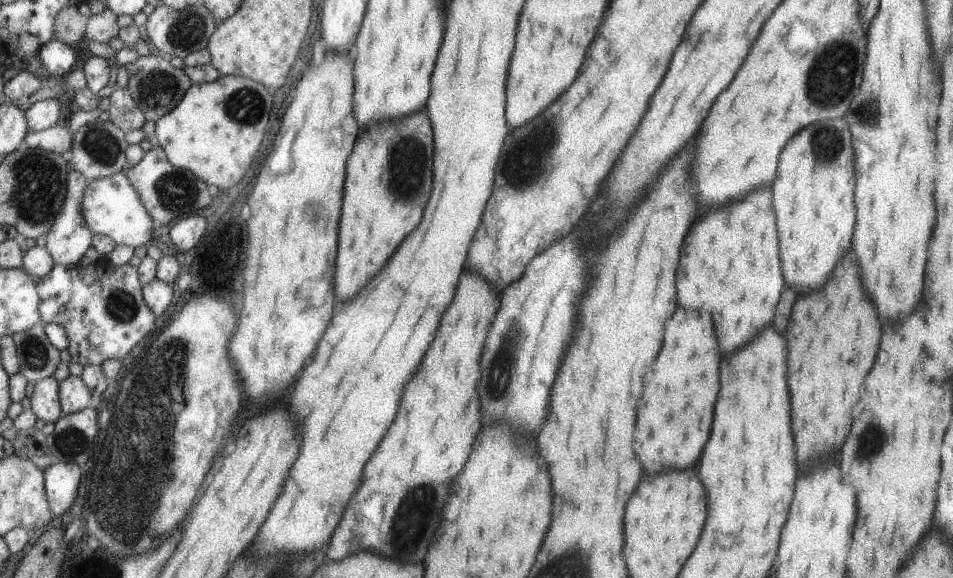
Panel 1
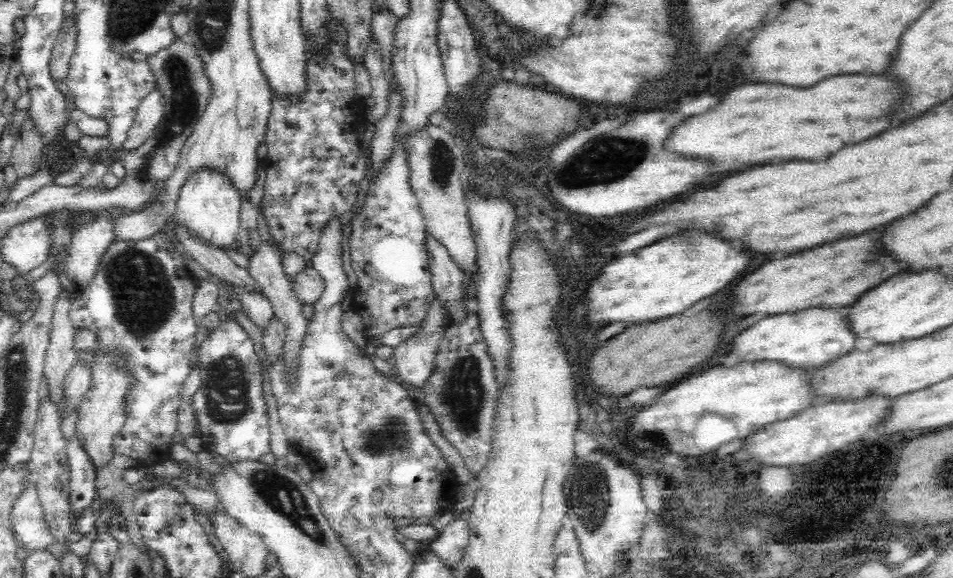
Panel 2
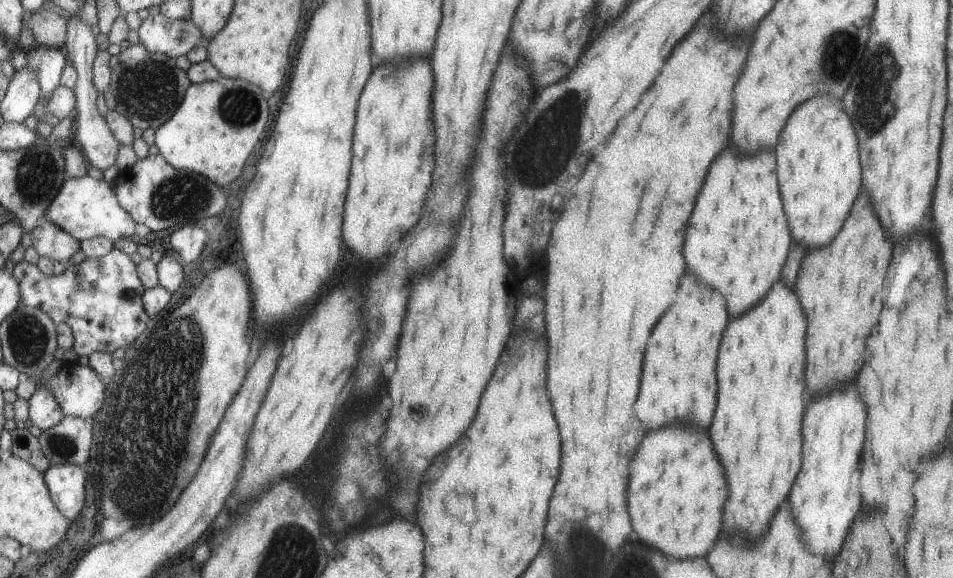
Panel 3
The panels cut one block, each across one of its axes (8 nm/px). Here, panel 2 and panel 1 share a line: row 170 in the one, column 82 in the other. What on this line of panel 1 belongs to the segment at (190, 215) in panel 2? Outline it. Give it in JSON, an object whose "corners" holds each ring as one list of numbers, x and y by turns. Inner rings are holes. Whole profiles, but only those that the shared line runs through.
{"corners":[[125,172,90,181,90,186,86,188,86,196,82,202,82,211,93,234,107,235,118,245,127,245,134,249,136,246,145,245,145,242,151,238,152,218,145,210,141,198]]}

